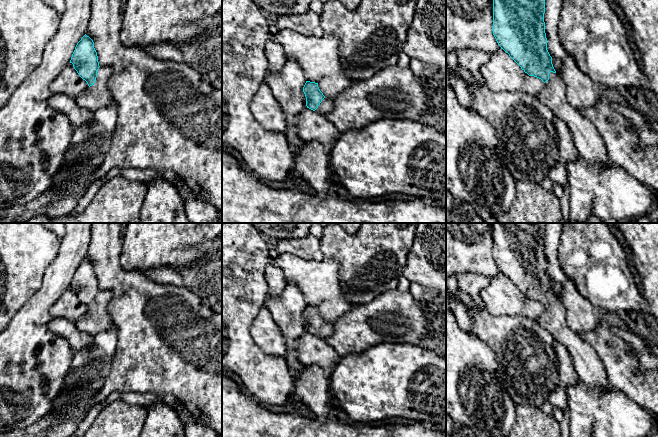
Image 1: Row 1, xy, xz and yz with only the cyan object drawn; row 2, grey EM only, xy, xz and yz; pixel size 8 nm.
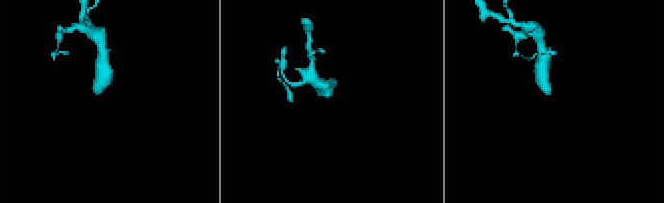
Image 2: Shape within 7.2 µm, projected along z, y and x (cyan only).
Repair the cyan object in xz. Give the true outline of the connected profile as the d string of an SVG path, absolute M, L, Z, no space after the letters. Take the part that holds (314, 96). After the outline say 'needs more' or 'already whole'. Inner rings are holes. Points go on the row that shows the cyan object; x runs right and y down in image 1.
M306 81L303 92L306 97L307 108L324 116L333 108L333 99L323 95L318 83Z; needs more

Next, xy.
M86 34L77 43L70 63L89 86L76 98L78 105L94 112L113 102L113 95L107 87L112 70L110 67L99 66L94 42Z; needs more

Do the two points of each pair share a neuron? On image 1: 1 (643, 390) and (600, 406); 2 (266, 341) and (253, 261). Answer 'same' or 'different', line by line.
1: different
2: different

